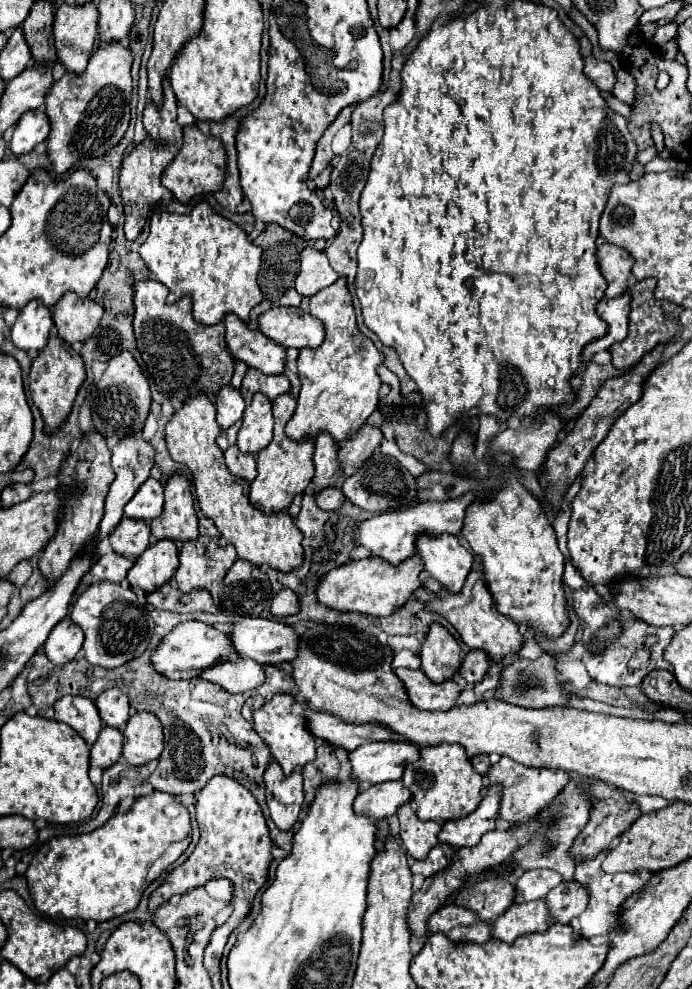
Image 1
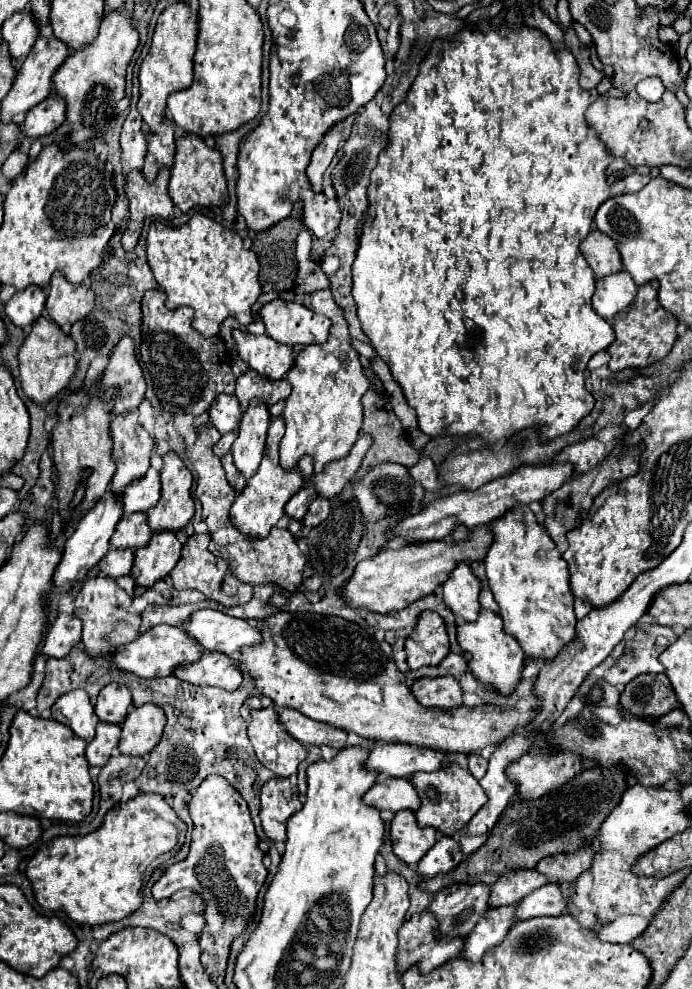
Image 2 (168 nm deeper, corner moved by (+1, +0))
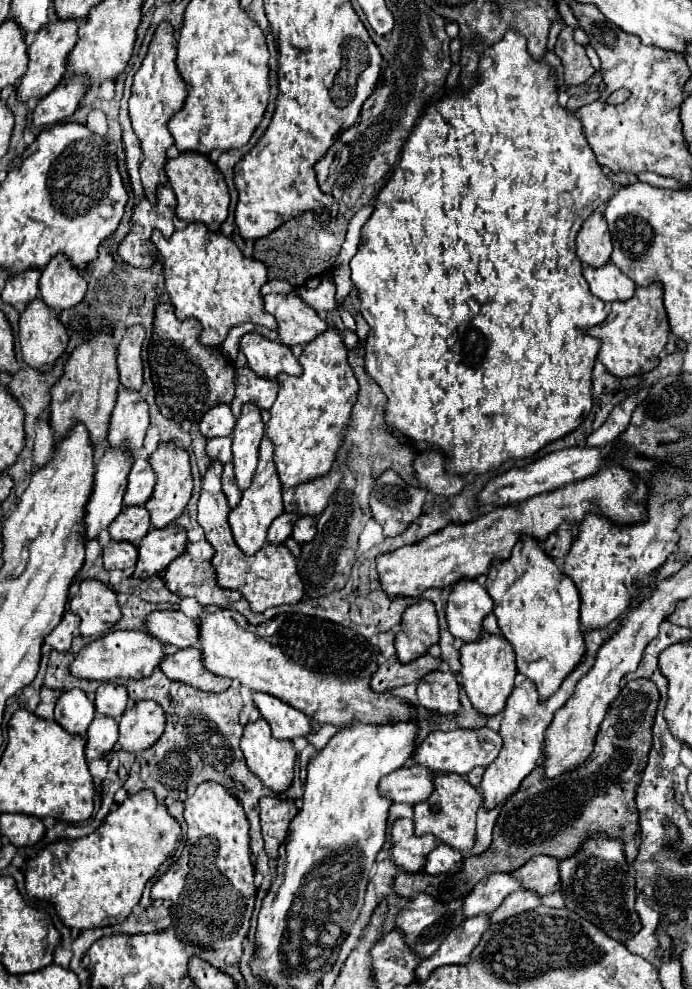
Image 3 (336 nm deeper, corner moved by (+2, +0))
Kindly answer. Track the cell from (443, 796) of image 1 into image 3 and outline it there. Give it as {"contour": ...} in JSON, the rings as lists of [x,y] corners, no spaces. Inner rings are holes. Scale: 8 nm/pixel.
{"contour":[[[436,774],[434,792],[428,800],[414,806],[414,826],[416,834],[434,834],[440,842],[450,844],[456,850],[466,850],[474,842],[474,820],[476,812],[482,806],[482,794],[462,776],[454,774]]]}

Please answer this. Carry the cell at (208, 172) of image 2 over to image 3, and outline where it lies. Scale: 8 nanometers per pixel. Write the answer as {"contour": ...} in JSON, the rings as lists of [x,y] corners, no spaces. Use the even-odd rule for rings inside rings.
{"contour":[[[182,152],[178,158],[170,158],[166,162],[166,174],[178,200],[176,216],[184,222],[202,222],[214,232],[220,230],[220,224],[228,216],[230,194],[218,166],[212,164],[208,156],[202,156],[200,152]]]}

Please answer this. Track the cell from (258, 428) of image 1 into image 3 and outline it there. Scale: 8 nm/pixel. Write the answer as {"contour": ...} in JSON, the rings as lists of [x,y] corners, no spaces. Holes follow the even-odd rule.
{"contour":[[[248,402],[242,408],[242,414],[232,432],[232,464],[236,474],[236,484],[246,490],[252,482],[256,464],[258,464],[258,446],[264,438],[264,422],[260,418],[260,408]]]}

